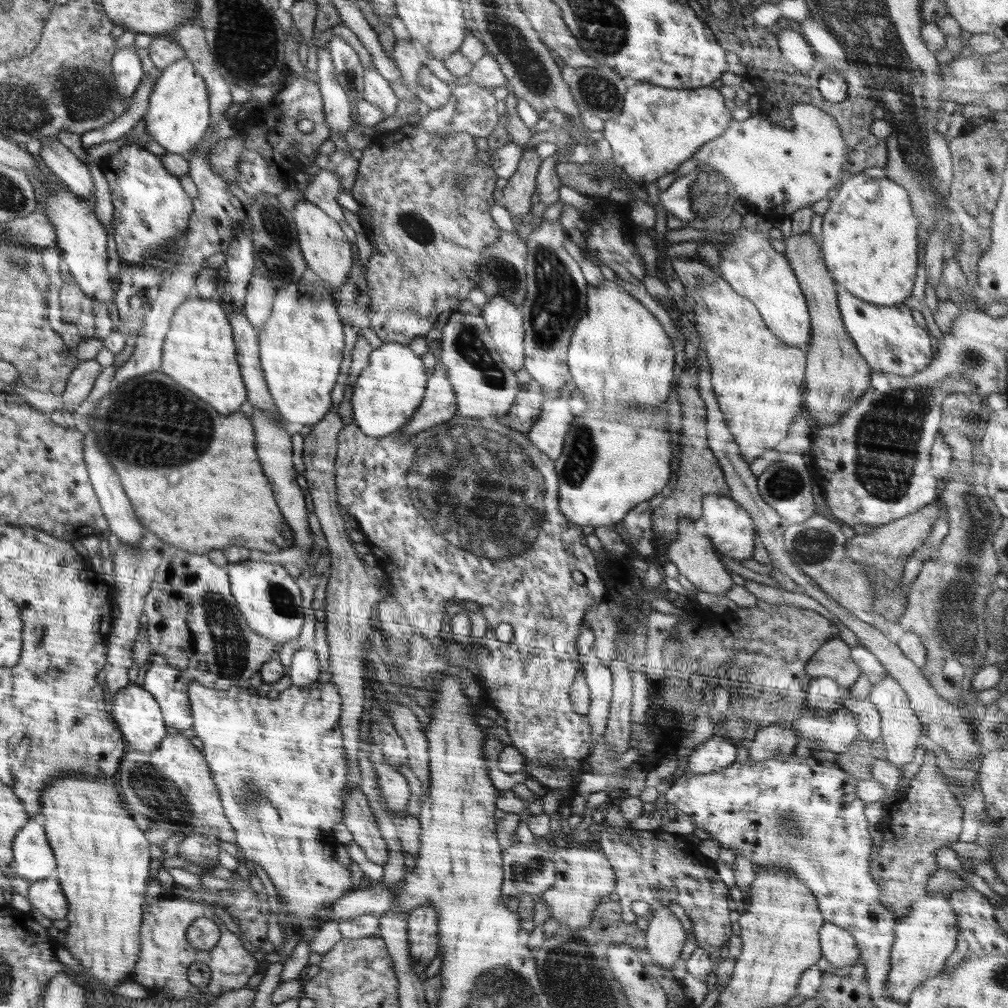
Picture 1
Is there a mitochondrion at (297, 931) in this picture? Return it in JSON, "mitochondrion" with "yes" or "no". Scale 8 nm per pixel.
{"mitochondrion":"no"}

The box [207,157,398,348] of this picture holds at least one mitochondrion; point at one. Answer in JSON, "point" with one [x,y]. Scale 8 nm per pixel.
{"point":[275,259]}

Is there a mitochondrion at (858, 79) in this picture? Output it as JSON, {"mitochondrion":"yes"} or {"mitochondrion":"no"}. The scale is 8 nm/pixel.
{"mitochondrion":"yes"}

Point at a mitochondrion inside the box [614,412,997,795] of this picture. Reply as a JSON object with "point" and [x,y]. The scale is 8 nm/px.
{"point":[953,627]}

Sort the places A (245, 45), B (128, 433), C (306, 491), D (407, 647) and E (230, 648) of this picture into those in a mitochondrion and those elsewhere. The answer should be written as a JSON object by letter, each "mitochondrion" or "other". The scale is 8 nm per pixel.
{"A":"mitochondrion","B":"mitochondrion","C":"other","D":"mitochondrion","E":"mitochondrion"}

